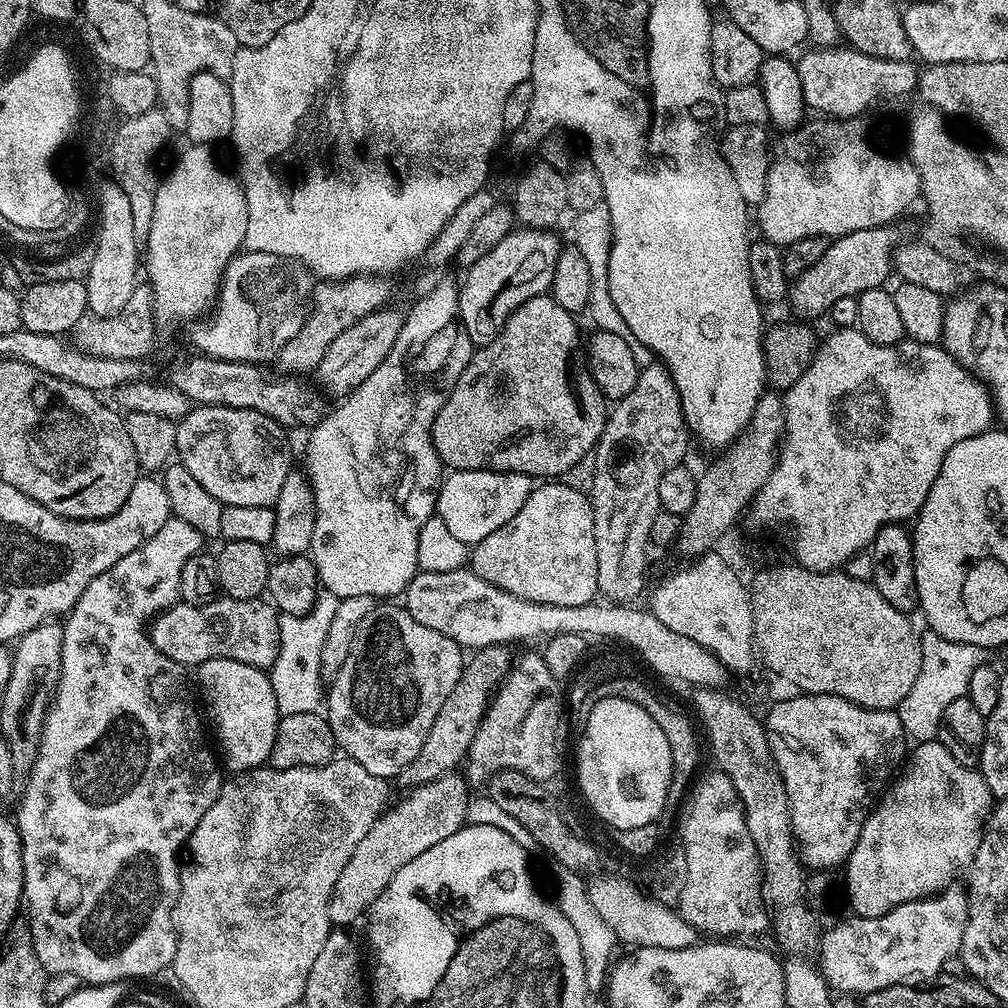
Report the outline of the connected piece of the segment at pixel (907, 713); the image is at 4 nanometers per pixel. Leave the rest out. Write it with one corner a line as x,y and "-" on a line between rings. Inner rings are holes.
931,630
920,632
922,646
922,670
918,670
918,678
910,689
910,694
902,698
895,712
904,727
905,737
913,741
934,740
939,737
946,714
946,706
958,698
968,695
970,678
978,666
985,663
985,649
970,646
962,642
950,642
950,638
942,638
942,634

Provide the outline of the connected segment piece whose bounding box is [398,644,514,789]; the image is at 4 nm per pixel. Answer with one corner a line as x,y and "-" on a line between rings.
494,644
489,648
475,649
467,657
454,690
450,690
450,698
442,702
442,710
438,710
438,718
434,718
434,726
430,726
430,734
426,734
426,742
422,742
422,750
418,750
418,758
400,772
399,783
406,784
409,789
416,788
459,769
465,763
474,734
478,734
478,726
488,709
488,701
512,666
514,656
507,651
509,649
505,645

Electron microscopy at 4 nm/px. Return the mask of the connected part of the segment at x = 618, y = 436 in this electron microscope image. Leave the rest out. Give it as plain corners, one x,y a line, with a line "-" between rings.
653,362
648,367
641,369
638,382
635,383
634,389
626,398
617,401
613,408
609,411
608,422
604,427
600,441
594,450
594,476
592,478
592,492
590,491
590,499
592,501
592,517
594,518
594,550
598,554
598,586
600,592
603,593
609,601
612,602
632,602
636,596
636,592
640,592
644,588
644,570
648,566
648,556
644,551
650,548
652,535
650,534
650,526
654,526
654,518
661,512
660,499
658,498
658,485
661,478
666,474
667,470
683,463
683,456
690,441
690,434
687,425
684,422
684,415
681,412
681,400
677,387
674,386
673,378
668,372
668,368
659,362

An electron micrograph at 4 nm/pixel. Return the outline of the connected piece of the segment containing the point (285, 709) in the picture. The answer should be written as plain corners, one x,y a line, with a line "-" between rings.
321,594
316,604
301,616
280,616
280,653
272,663
270,675
274,686
274,698
281,716
320,712
322,708
322,646
326,642
326,630
330,630
330,618
334,618
338,600
335,596

